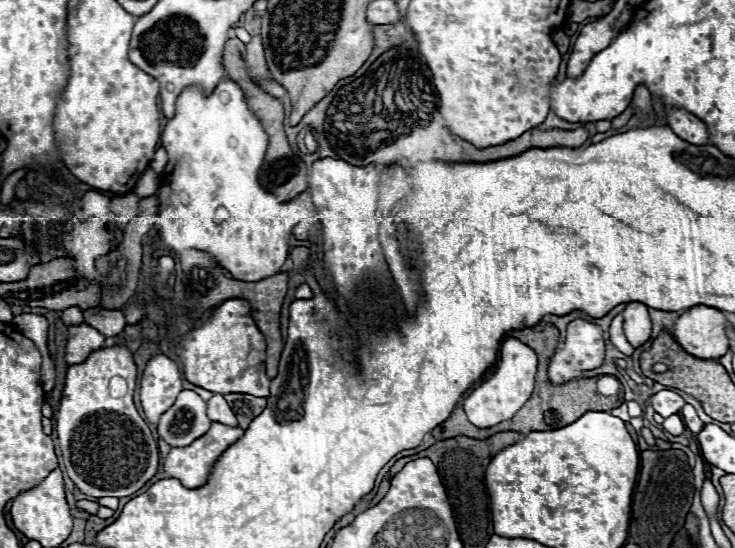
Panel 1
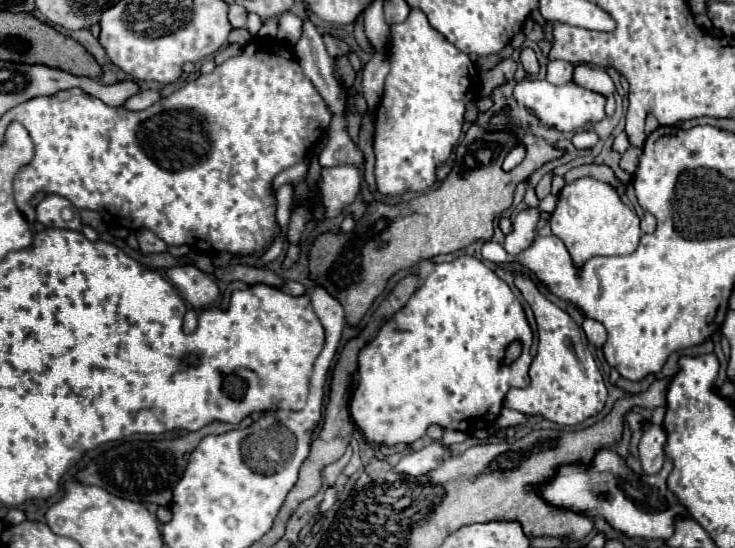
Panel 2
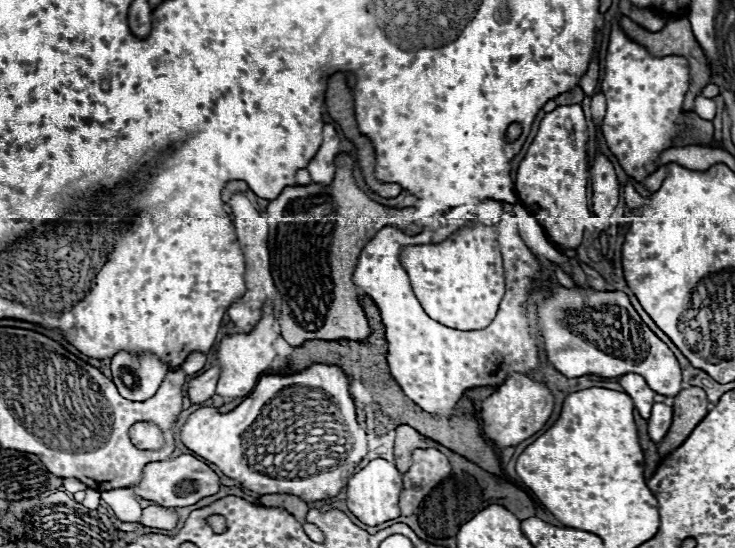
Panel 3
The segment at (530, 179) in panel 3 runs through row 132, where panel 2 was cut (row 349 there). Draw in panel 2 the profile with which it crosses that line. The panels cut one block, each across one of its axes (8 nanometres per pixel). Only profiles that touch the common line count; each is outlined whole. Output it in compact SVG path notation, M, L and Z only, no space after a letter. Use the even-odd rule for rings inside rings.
M516 274L514 284L524 294L534 312L538 324L538 352L530 364L530 384L526 388L510 388L504 398L504 406L510 410L518 410L526 416L544 416L550 420L564 414L564 426L576 426L604 408L606 386L602 374L590 350L582 342L582 332L578 324L564 310L542 296L532 278Z

